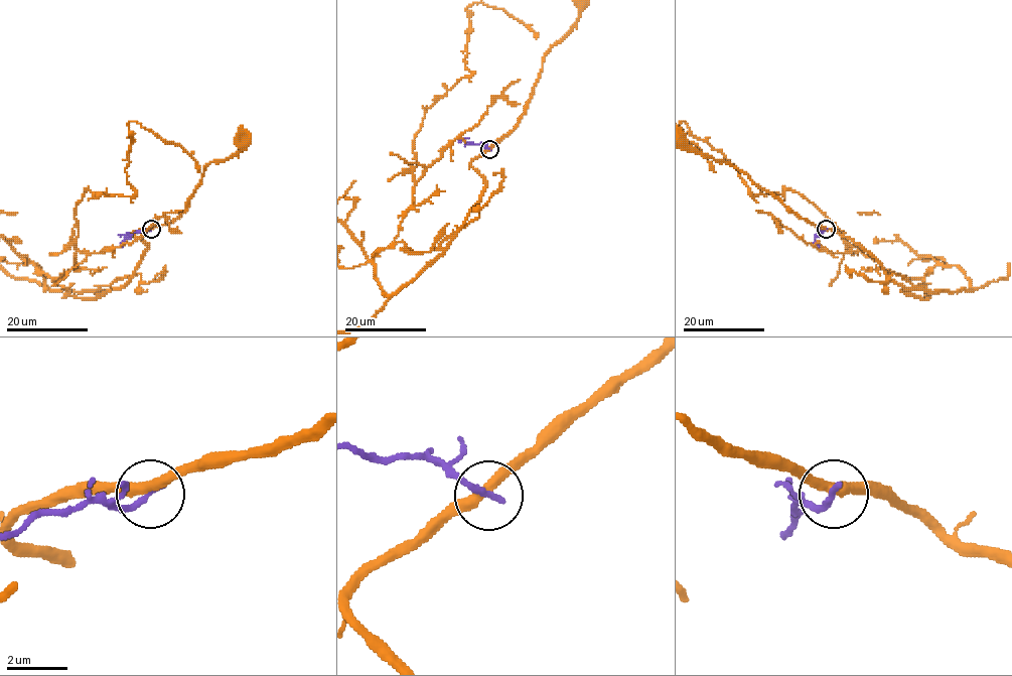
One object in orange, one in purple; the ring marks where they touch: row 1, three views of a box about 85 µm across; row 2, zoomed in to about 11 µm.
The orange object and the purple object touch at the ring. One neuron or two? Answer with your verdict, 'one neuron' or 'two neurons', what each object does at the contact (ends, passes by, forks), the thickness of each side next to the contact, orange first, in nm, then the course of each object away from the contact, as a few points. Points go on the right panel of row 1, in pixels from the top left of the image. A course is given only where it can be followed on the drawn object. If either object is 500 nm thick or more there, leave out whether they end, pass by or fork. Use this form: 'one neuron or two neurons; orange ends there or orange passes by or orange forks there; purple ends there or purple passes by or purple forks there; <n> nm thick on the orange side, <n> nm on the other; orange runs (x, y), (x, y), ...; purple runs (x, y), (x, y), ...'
two neurons; orange passes by; purple ends there; 320 nm thick on the orange side, 240 nm on the other; orange runs (826, 229), (787, 210), (746, 174), (726, 162), (680, 146); purple runs (826, 229), (821, 231), (816, 244)

